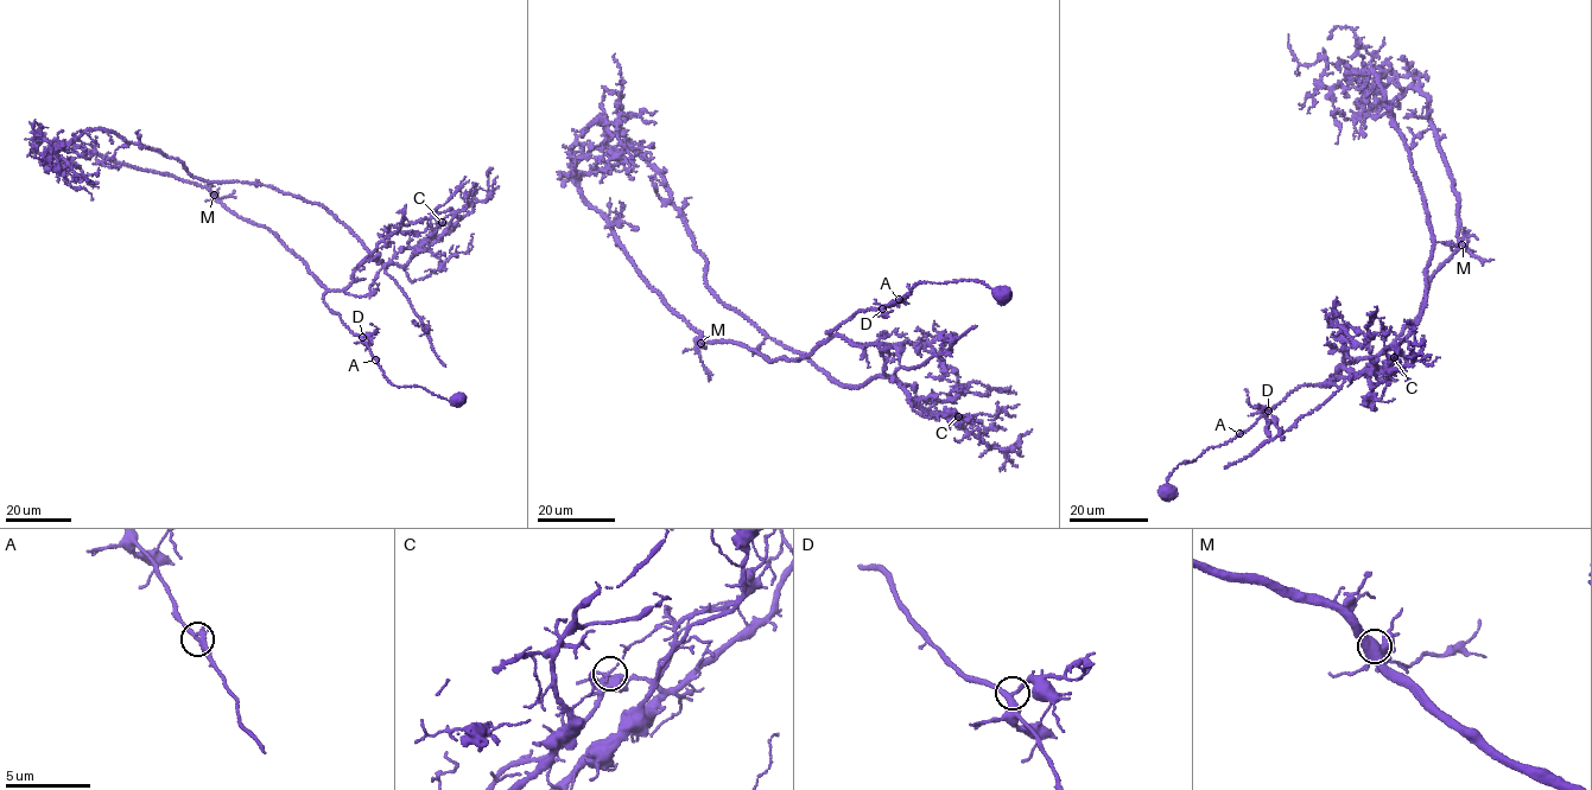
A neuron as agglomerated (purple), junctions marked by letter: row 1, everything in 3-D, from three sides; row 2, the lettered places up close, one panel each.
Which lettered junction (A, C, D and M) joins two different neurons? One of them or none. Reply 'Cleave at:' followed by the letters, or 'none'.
Cleave at: C

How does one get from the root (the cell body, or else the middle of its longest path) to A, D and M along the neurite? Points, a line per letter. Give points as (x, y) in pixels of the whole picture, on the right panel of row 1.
A: (1166, 491), (1168, 477), (1180, 464), (1196, 460), (1210, 448), (1240, 433)
D: (1166, 491), (1168, 477), (1180, 464), (1196, 460), (1210, 448), (1235, 439), (1268, 411)
M: (1166, 491), (1180, 464), (1235, 439), (1300, 386), (1378, 355), (1420, 314), (1432, 279), (1462, 244)

